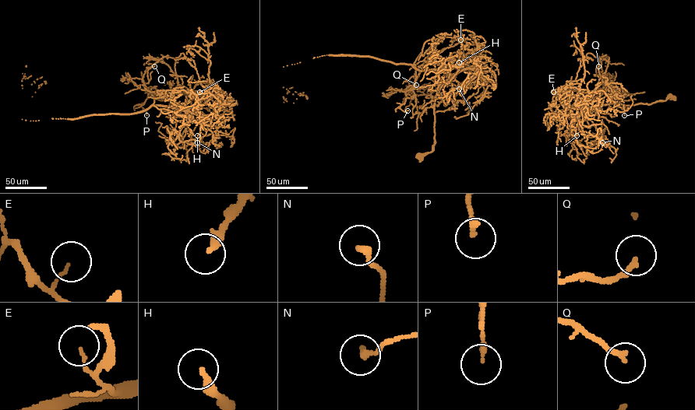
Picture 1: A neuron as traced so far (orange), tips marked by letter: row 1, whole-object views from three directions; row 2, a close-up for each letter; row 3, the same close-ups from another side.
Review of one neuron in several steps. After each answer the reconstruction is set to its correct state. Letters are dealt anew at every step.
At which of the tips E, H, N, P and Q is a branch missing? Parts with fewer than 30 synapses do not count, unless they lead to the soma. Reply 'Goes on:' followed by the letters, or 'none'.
Goes on: none

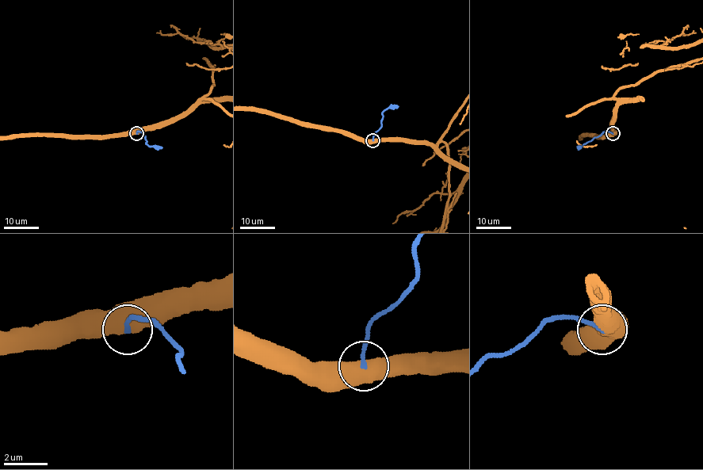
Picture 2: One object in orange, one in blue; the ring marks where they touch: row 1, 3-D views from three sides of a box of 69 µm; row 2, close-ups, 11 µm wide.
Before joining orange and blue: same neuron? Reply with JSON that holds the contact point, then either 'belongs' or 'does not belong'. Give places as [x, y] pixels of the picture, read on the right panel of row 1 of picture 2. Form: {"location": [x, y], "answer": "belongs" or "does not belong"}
{"location": [613, 133], "answer": "does not belong"}

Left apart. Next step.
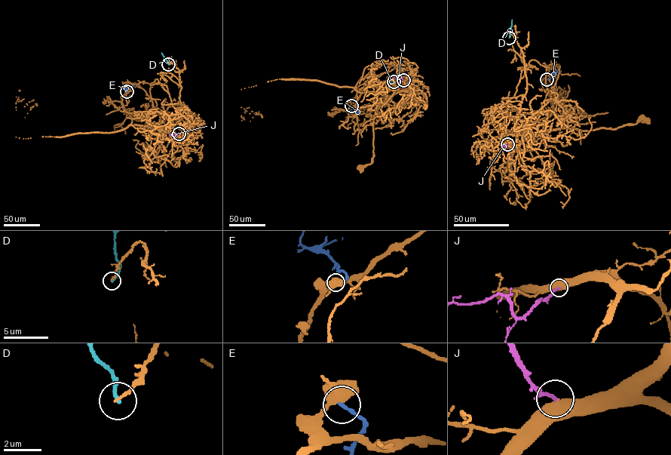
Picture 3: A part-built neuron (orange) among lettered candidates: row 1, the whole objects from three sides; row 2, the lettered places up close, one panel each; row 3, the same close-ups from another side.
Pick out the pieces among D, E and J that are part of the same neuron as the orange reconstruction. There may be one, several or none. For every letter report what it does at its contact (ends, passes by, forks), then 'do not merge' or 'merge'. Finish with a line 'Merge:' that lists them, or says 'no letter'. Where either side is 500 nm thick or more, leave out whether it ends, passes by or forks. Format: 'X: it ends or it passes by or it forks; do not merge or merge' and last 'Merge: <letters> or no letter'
D: it ends; do not merge
E: it ends; do not merge
J: merge
Merge: J

